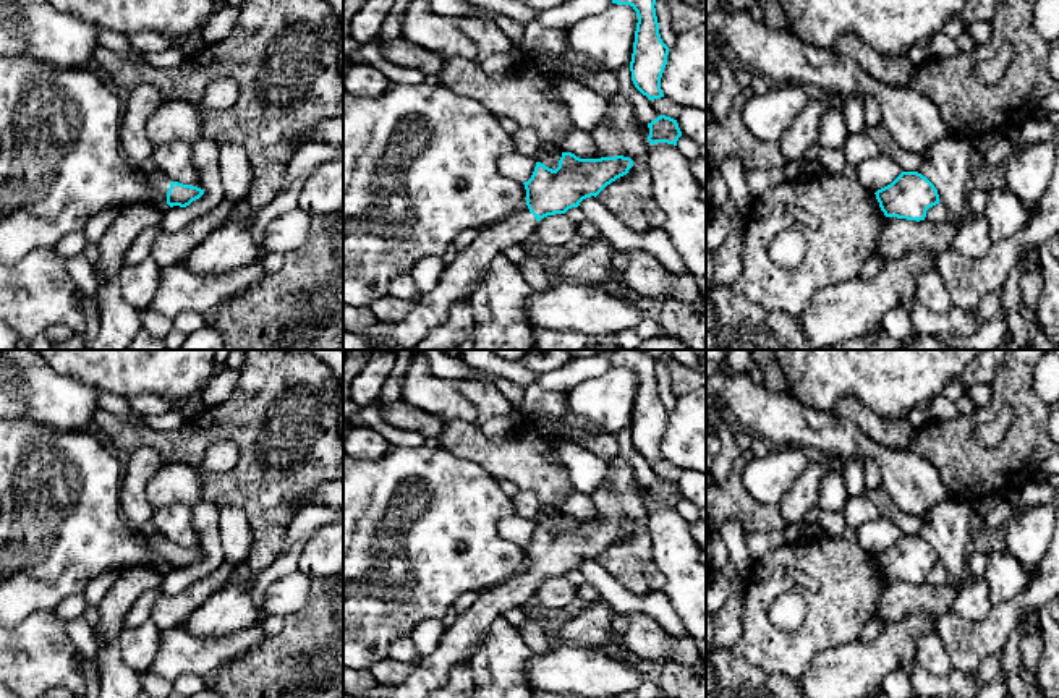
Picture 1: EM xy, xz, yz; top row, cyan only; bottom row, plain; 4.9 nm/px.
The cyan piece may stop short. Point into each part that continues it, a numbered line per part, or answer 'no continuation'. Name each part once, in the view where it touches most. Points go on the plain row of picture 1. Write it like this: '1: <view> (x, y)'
1: xy (159, 546)

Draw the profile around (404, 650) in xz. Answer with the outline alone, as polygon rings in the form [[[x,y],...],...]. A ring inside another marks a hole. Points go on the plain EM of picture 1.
[[[410,636],[393,640],[389,648],[389,656],[400,662],[413,662],[421,658]]]

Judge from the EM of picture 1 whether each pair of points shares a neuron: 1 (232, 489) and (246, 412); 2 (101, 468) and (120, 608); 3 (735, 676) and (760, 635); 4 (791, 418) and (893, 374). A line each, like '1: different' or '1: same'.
1: same
2: different
3: different
4: different

